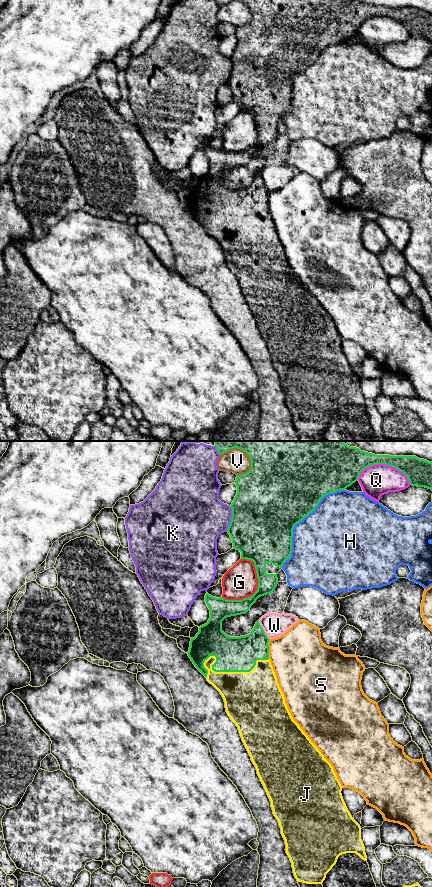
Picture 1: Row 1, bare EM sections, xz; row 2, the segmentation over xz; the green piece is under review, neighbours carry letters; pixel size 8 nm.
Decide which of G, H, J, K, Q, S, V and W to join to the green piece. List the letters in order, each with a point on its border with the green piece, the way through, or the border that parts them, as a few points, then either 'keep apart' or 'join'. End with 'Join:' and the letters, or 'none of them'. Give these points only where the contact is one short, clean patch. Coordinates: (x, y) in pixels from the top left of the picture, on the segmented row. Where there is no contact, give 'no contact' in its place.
G: xz (254, 593) | keep apart
H: xz (300, 520) | keep apart
J: xz (228, 671) | join
K: xz (231, 519) | keep apart
Q: xz (385, 463) | keep apart
S: xz (268, 649) | keep apart
V: xz (240, 448) | keep apart
W: xz (262, 629) | keep apart
Join: J

